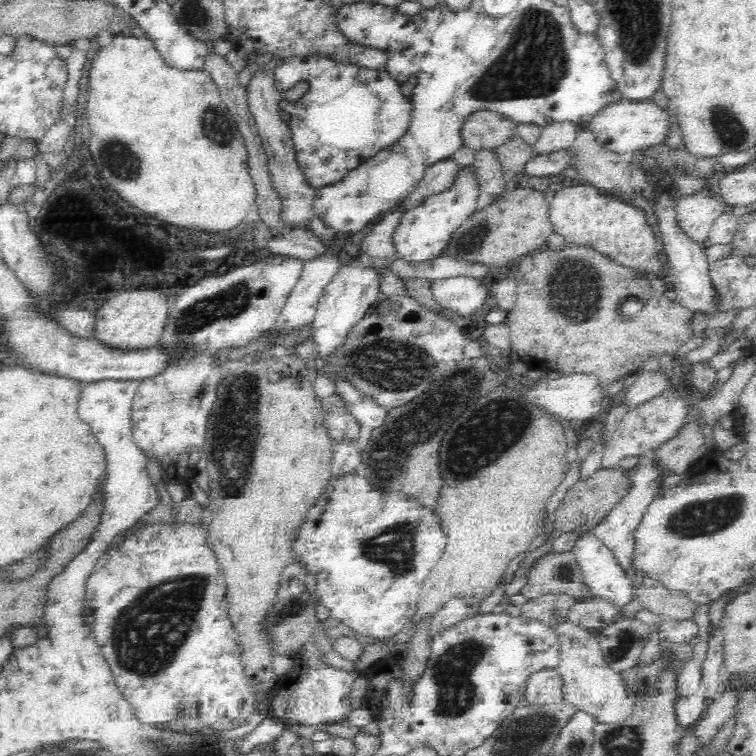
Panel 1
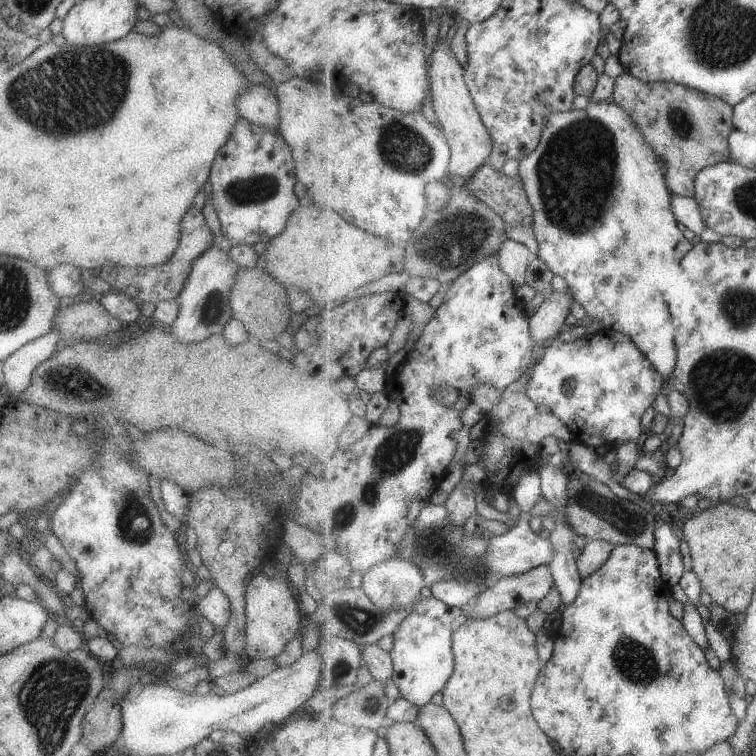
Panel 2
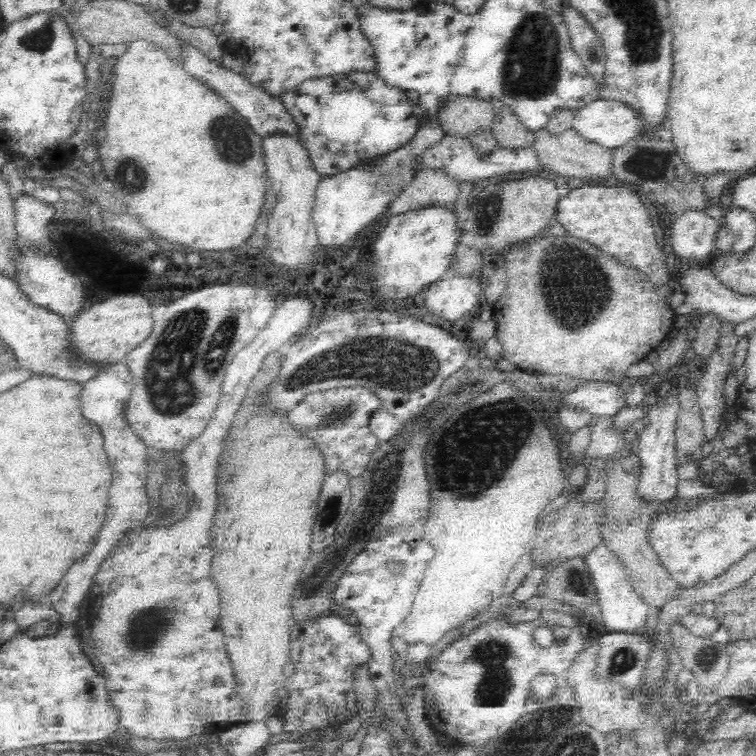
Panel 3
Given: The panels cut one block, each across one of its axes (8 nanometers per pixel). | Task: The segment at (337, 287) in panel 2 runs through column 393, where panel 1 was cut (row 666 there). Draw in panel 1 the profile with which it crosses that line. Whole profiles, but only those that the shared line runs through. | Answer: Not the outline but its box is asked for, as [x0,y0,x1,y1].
[203,352,334,694]

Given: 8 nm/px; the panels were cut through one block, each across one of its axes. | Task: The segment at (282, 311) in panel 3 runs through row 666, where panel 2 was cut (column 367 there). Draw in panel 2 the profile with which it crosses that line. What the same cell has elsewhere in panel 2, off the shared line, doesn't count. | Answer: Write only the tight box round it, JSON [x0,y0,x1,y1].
[274,75,452,245]

